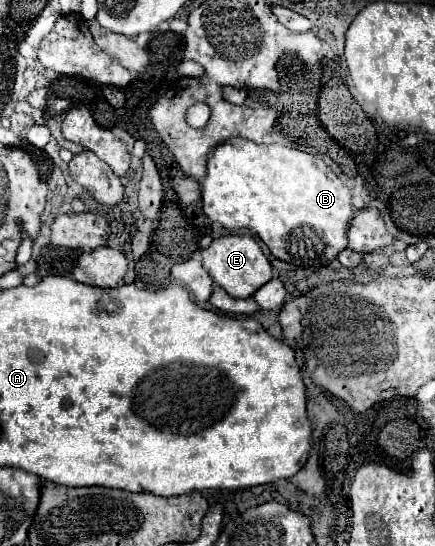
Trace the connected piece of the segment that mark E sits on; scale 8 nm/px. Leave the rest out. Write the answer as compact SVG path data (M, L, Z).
M227 234L215 238L207 250L203 250L203 268L209 276L233 298L249 298L255 290L259 290L265 282L273 278L271 264L259 244L247 234Z

